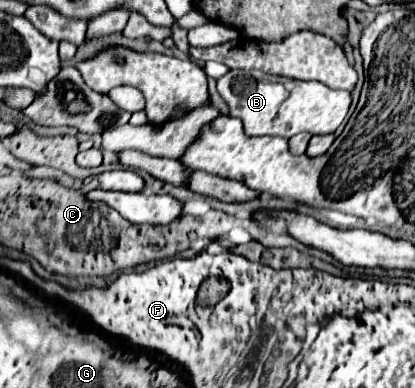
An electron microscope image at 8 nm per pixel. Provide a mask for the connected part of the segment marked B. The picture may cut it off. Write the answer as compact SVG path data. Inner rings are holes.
M229 69L217 79L217 91L225 99L229 115L243 121L243 129L249 137L277 135L289 139L301 131L309 131L311 135L335 133L351 105L349 91L335 91L319 81L297 81L263 71Z

